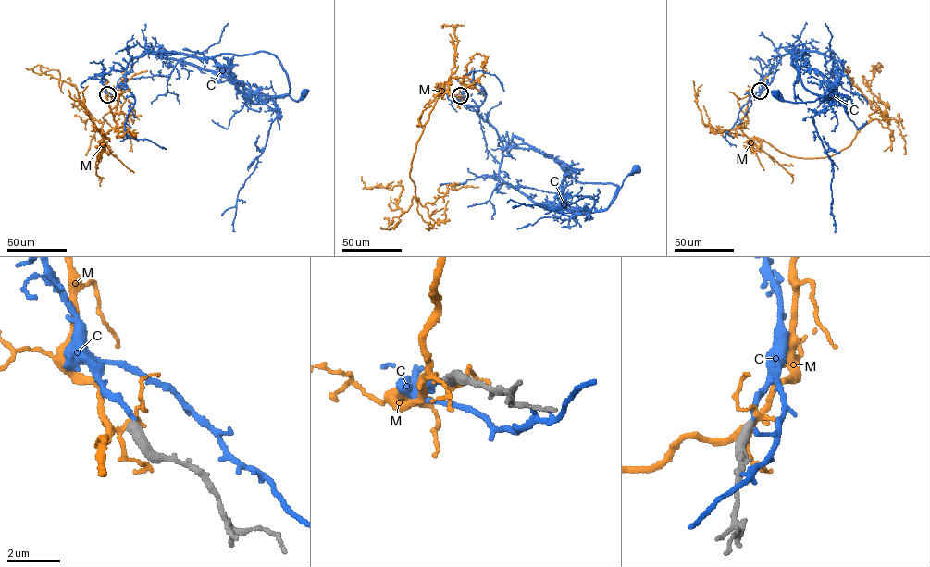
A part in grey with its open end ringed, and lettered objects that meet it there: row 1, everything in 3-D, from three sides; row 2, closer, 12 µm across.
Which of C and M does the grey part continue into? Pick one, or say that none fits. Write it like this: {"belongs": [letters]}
{"belongs": ["C"]}

